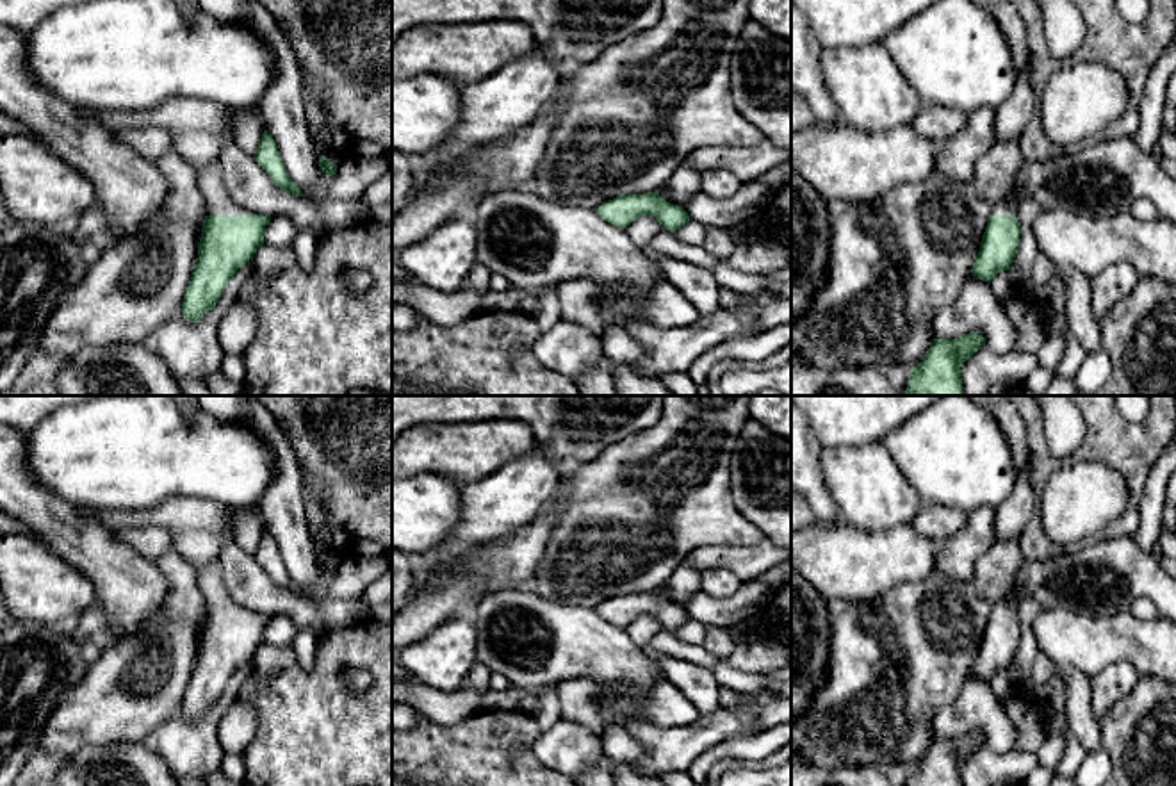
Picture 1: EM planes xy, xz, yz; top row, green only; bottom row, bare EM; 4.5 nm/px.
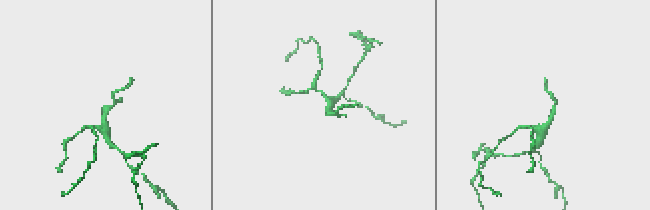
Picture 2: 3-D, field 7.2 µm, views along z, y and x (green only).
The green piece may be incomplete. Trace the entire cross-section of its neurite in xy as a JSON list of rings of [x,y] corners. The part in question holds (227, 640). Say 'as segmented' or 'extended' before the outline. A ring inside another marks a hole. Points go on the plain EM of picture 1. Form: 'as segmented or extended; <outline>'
extended; [[[219,561],[198,569],[198,588],[205,597],[205,620],[180,708],[189,722],[198,722],[212,709],[235,670],[253,659],[271,620],[271,615],[248,611],[232,601]]]

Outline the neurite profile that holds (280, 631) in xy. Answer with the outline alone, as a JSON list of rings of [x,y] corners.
[[[273,615],[264,631],[264,642],[285,649],[290,647],[299,629],[287,615]]]

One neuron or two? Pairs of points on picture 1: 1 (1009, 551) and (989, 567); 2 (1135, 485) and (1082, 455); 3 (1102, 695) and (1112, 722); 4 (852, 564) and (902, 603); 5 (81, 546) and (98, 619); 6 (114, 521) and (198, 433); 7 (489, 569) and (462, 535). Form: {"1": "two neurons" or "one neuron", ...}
{"1": "one neuron", "2": "one neuron", "3": "two neurons", "4": "two neurons", "5": "one neuron", "6": "two neurons", "7": "two neurons"}

